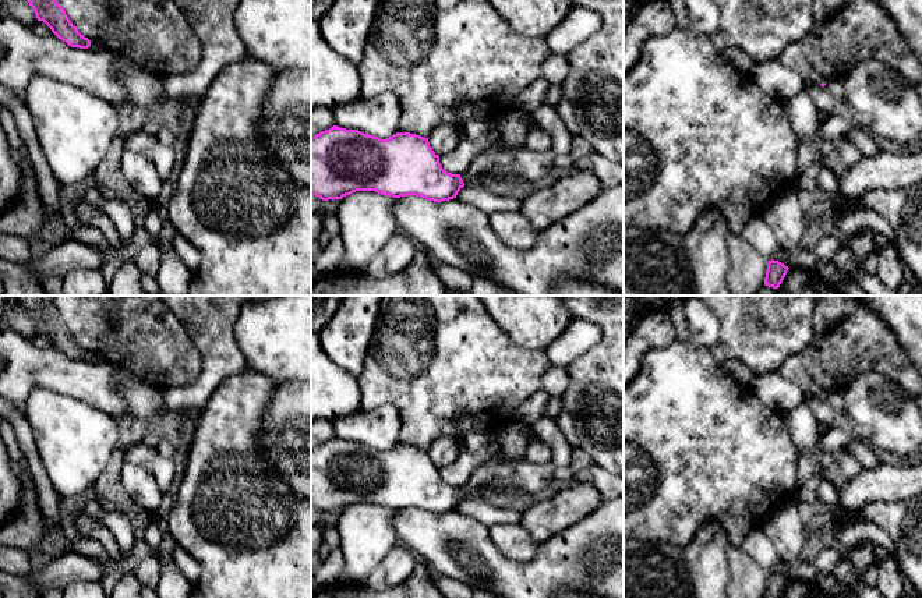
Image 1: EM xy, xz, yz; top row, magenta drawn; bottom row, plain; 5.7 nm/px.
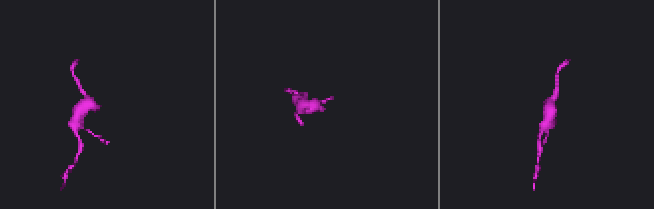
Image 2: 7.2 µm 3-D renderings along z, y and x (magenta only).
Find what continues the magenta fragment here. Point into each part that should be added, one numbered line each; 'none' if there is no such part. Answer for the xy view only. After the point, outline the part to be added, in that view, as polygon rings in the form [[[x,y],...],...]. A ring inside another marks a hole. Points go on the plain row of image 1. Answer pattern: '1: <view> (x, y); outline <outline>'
none

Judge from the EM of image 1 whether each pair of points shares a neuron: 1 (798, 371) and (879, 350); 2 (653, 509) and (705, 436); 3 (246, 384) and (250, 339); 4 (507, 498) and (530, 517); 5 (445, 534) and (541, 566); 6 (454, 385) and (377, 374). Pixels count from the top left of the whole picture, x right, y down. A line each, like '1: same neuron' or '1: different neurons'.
1: same neuron
2: same neuron
3: different neurons
4: different neurons
5: same neuron
6: same neuron

